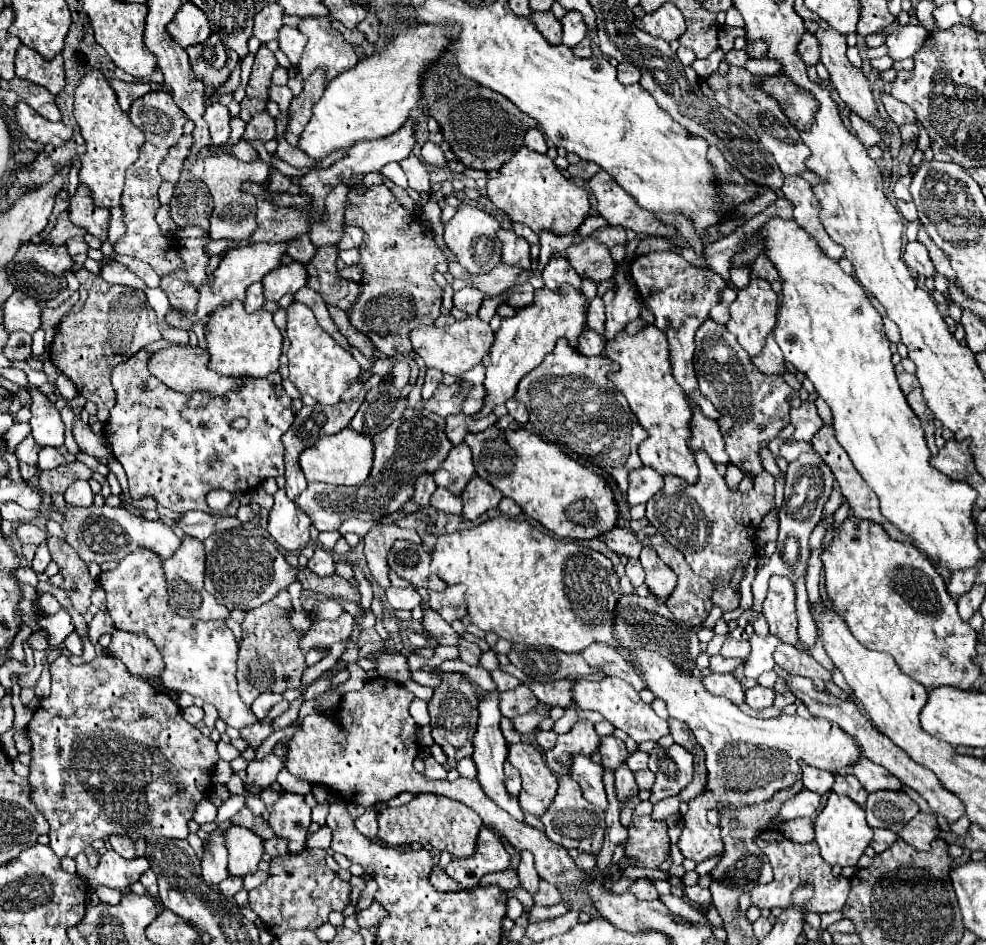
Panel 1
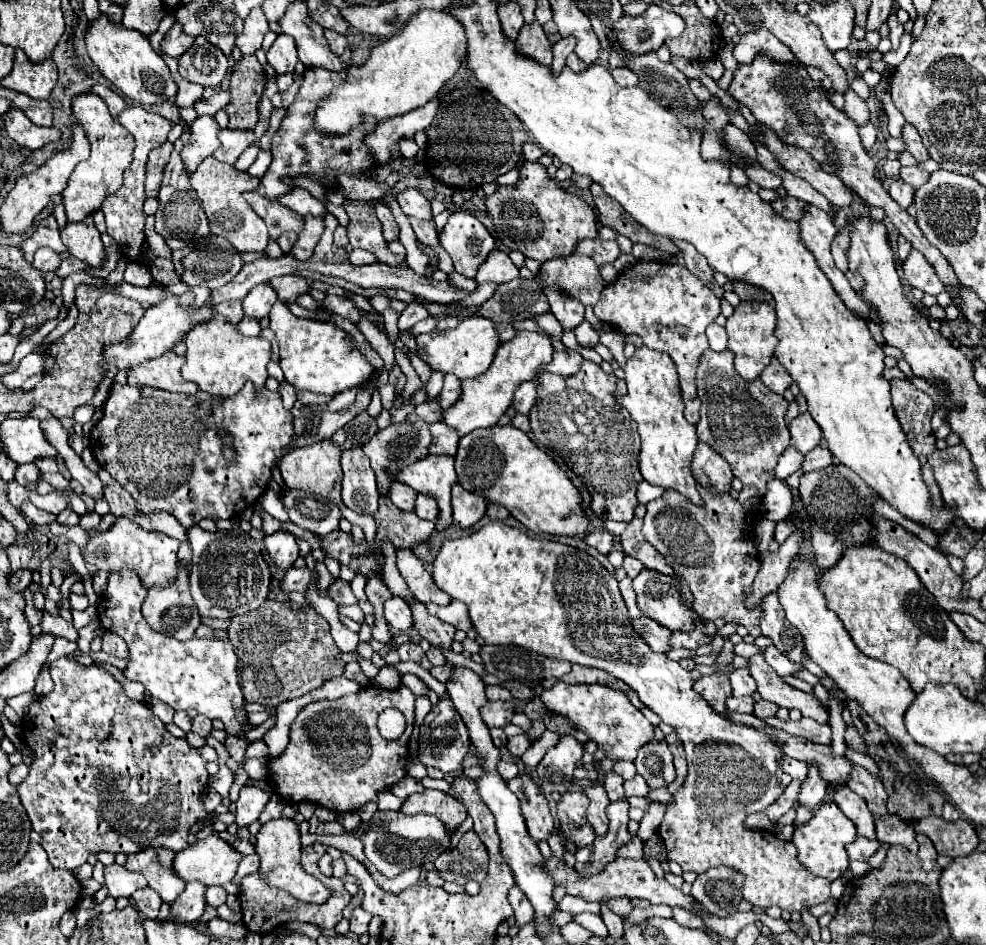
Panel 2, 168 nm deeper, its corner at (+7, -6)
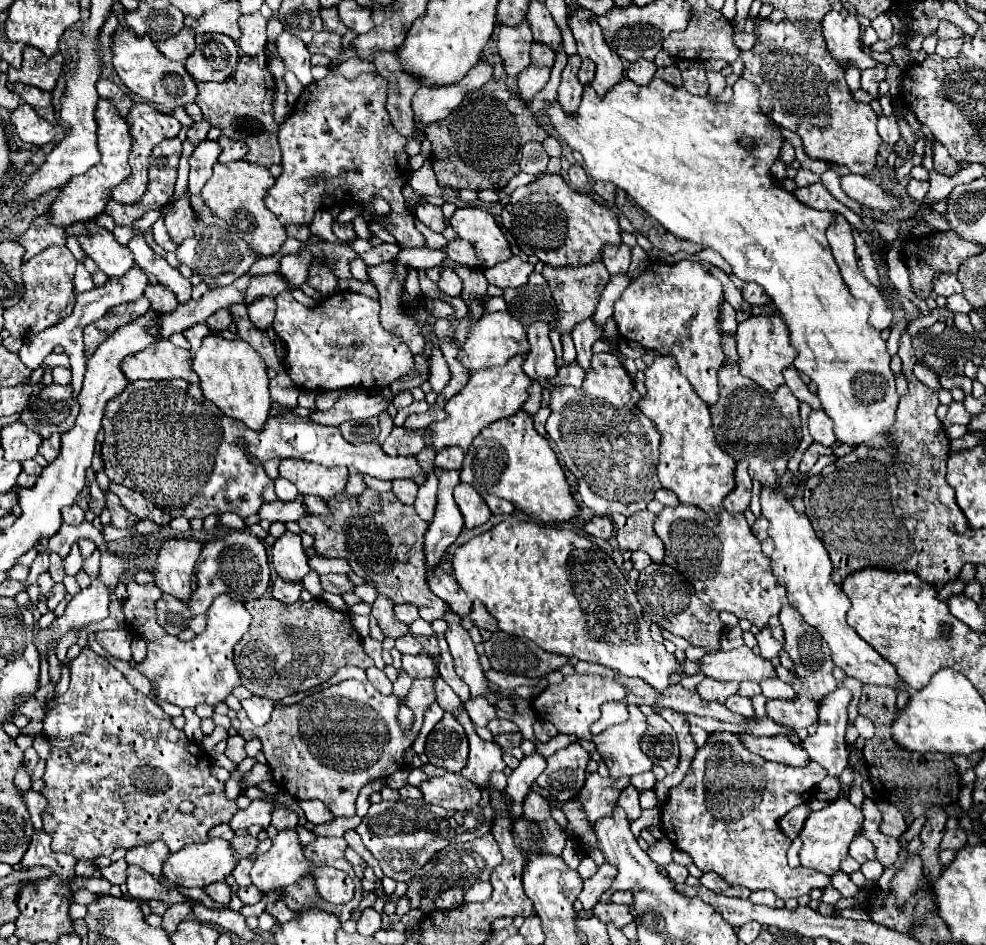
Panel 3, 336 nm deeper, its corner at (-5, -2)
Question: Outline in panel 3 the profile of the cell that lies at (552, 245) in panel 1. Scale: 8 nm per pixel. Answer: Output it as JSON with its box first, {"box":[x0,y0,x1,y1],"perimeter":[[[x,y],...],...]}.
{"box":[602,244,630,274],"perimeter":[[[608,244],[606,248],[602,248],[602,262],[608,268],[610,274],[618,274],[618,272],[626,272],[630,266],[630,246],[626,244]]]}

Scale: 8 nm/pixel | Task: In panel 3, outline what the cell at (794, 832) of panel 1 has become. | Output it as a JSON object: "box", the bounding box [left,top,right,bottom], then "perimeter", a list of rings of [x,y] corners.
{"box":[816,776,840,802],"perimeter":[[[826,776],[820,784],[818,784],[818,790],[816,790],[816,798],[822,800],[822,802],[834,802],[840,794],[840,780],[838,778],[830,778]]]}

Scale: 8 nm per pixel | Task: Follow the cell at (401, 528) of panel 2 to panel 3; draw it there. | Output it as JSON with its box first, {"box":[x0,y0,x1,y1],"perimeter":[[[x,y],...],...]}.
{"box":[298,492,450,622],"perimeter":[[[382,492],[382,512],[374,514],[362,506],[358,506],[358,496],[344,496],[344,494],[338,494],[334,498],[328,500],[330,504],[330,510],[332,510],[332,516],[330,518],[322,518],[322,516],[304,516],[298,520],[300,528],[304,532],[308,532],[310,536],[314,536],[314,548],[326,556],[326,558],[348,558],[350,564],[352,564],[352,570],[364,578],[364,582],[372,584],[380,594],[386,594],[390,596],[396,604],[414,604],[418,606],[420,610],[420,616],[426,620],[426,622],[434,622],[436,618],[446,618],[446,614],[450,614],[450,608],[438,598],[434,596],[428,586],[426,586],[426,580],[424,580],[424,574],[426,574],[426,566],[424,566],[424,534],[428,530],[428,522],[424,522],[420,516],[416,516],[414,508],[412,506],[406,506],[402,504],[394,492]]]}

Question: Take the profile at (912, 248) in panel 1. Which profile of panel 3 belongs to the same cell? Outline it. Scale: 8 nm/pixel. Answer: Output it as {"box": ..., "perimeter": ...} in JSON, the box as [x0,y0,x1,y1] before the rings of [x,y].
{"box":[934,274,962,296],"perimeter":[[[956,274],[950,276],[936,276],[934,278],[934,292],[938,296],[950,296],[954,292],[962,292],[962,284],[958,282]]]}

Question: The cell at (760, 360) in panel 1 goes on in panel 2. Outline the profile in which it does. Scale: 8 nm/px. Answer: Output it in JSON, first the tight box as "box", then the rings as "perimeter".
{"box":[760,358,792,394],"perimeter":[[[774,358],[772,362],[770,362],[770,366],[760,374],[760,380],[770,388],[770,390],[774,390],[776,394],[784,394],[786,392],[786,388],[792,384],[792,378],[790,378],[790,374],[786,372],[786,368],[782,368],[782,364],[778,364],[778,360]]]}

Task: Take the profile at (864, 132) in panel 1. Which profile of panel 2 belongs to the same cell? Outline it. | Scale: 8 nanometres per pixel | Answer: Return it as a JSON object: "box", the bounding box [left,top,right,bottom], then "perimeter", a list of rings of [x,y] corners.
{"box":[844,88,870,124],"perimeter":[[[848,88],[848,90],[844,92],[844,100],[846,100],[844,112],[846,112],[850,118],[854,118],[854,122],[866,124],[866,122],[870,120],[870,110],[868,110],[866,102],[864,102],[852,88]]]}

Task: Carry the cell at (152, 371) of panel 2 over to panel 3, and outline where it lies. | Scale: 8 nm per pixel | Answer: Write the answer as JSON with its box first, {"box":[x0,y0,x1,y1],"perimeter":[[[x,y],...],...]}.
{"box":[122,340,198,384],"perimeter":[[[170,340],[158,342],[154,348],[146,348],[136,356],[122,362],[122,370],[128,380],[172,380],[184,378],[190,384],[198,384],[198,376],[192,370],[192,354],[174,346]]]}

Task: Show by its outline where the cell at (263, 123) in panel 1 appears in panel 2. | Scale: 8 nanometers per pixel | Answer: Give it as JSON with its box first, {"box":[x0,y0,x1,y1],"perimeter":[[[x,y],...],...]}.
{"box":[212,130,254,164],"perimeter":[[[220,130],[218,134],[222,146],[212,154],[216,160],[226,162],[226,164],[234,164],[238,160],[238,156],[254,142],[254,132],[240,132],[240,130]]]}

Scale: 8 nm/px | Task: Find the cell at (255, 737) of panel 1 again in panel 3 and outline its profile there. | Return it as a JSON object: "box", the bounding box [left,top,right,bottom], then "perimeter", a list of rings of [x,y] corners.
{"box":[224,734,246,764],"perimeter":[[[234,734],[234,736],[230,736],[226,742],[228,742],[228,748],[226,748],[224,754],[226,754],[230,760],[234,760],[236,764],[240,764],[240,762],[246,758],[246,750],[244,750],[246,740],[242,740],[242,736]]]}

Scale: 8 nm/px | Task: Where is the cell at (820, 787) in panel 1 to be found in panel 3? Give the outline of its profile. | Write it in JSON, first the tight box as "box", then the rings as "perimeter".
{"box":[738,734,810,768],"perimeter":[[[740,734],[738,736],[744,746],[772,762],[780,762],[786,766],[802,768],[810,762],[810,756],[806,756],[806,750],[800,746],[794,746],[788,738],[784,736],[750,736],[750,734]]]}

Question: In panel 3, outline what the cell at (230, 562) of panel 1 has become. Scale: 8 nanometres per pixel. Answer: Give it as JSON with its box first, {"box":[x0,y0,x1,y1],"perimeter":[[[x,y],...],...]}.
{"box":[190,530,270,616],"perimeter":[[[230,530],[224,536],[216,536],[202,546],[200,560],[196,564],[196,576],[198,576],[198,588],[190,600],[190,608],[194,616],[206,616],[206,608],[210,608],[214,596],[230,594],[232,600],[246,602],[254,600],[266,594],[270,584],[270,570],[268,564],[264,570],[258,566],[258,552],[266,552],[264,542],[250,534],[248,530]]]}

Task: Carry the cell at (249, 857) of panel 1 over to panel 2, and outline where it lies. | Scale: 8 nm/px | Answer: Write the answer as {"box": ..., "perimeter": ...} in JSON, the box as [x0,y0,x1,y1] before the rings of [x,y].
{"box":[172,834,242,886],"perimeter":[[[216,834],[190,844],[186,850],[174,856],[172,868],[178,878],[184,882],[198,880],[206,886],[226,884],[234,878],[238,862],[242,854],[238,854],[230,844],[226,844]]]}

